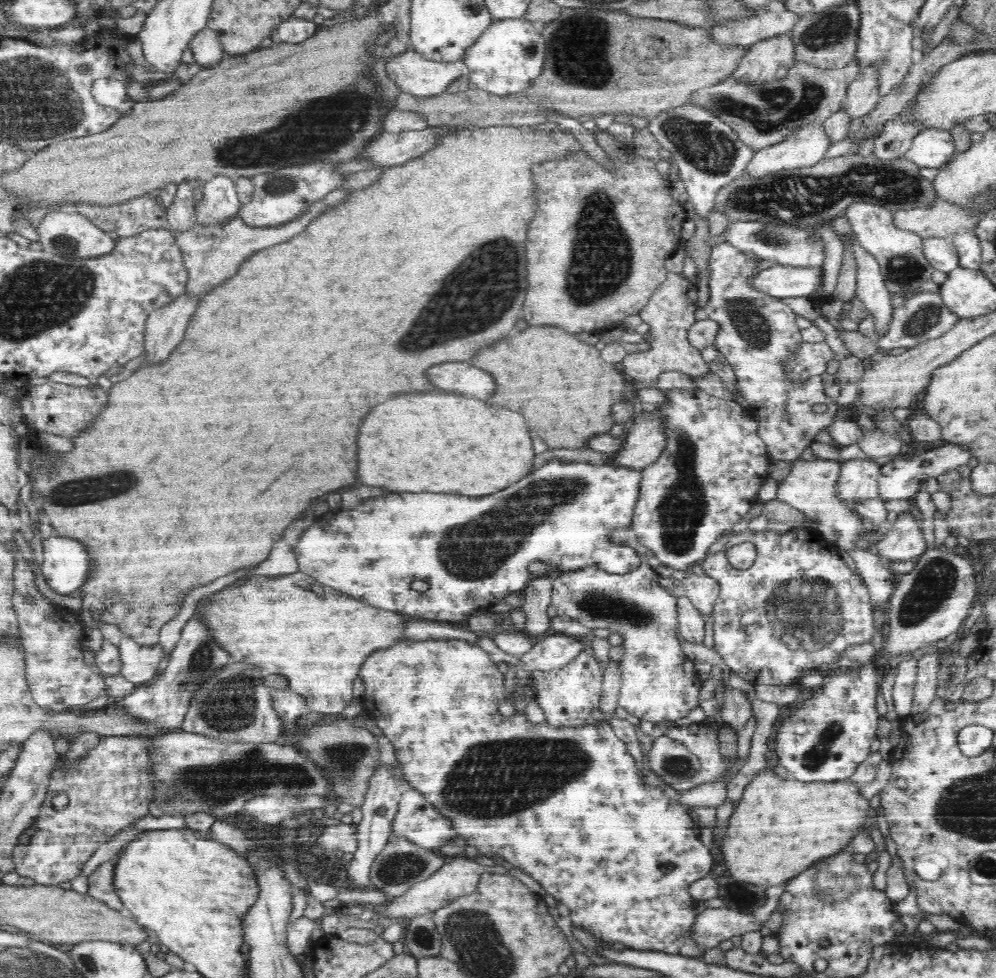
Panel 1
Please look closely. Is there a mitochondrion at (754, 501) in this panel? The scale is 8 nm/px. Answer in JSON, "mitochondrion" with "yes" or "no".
{"mitochondrion":"no"}

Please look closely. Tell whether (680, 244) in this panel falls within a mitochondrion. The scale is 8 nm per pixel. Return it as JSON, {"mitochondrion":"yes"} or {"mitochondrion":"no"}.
{"mitochondrion":"no"}

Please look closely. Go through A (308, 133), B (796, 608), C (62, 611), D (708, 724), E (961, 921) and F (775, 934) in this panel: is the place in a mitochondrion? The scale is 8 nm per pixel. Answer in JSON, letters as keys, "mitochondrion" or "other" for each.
{"A":"mitochondrion","B":"mitochondrion","C":"other","D":"other","E":"other","F":"other"}

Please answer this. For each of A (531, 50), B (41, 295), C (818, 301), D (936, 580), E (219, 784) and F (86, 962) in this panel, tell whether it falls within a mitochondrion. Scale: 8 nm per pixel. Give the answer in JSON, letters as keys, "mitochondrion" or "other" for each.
{"A":"mitochondrion","B":"mitochondrion","C":"other","D":"mitochondrion","E":"mitochondrion","F":"mitochondrion"}

